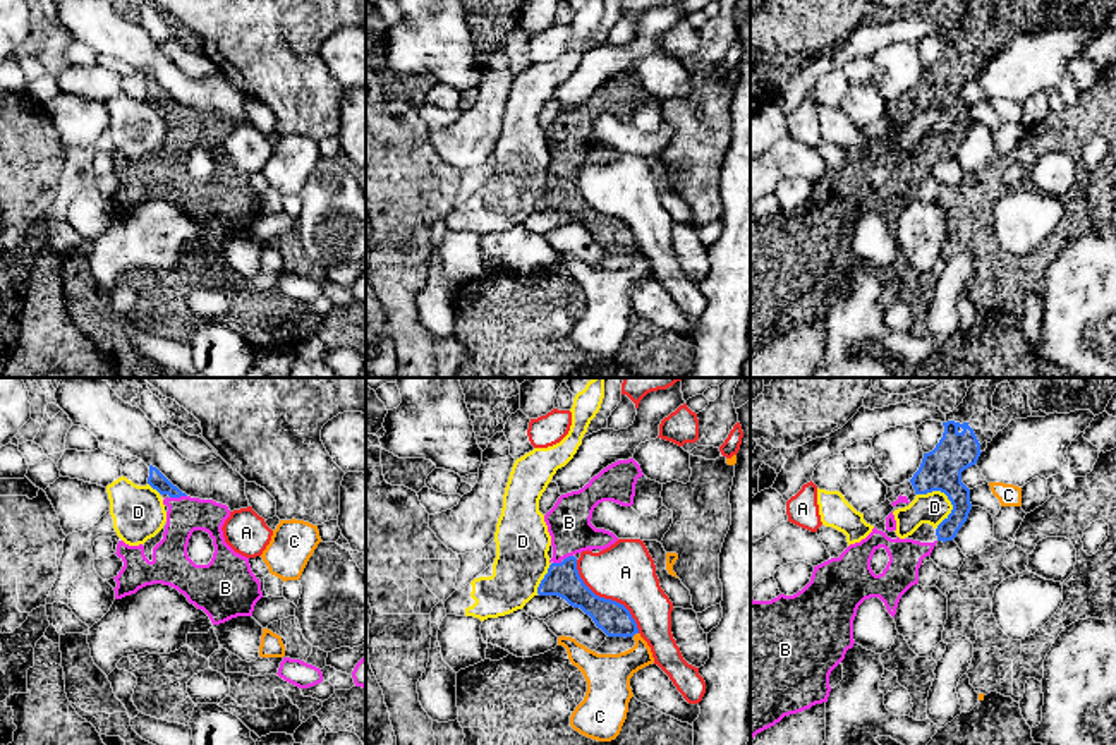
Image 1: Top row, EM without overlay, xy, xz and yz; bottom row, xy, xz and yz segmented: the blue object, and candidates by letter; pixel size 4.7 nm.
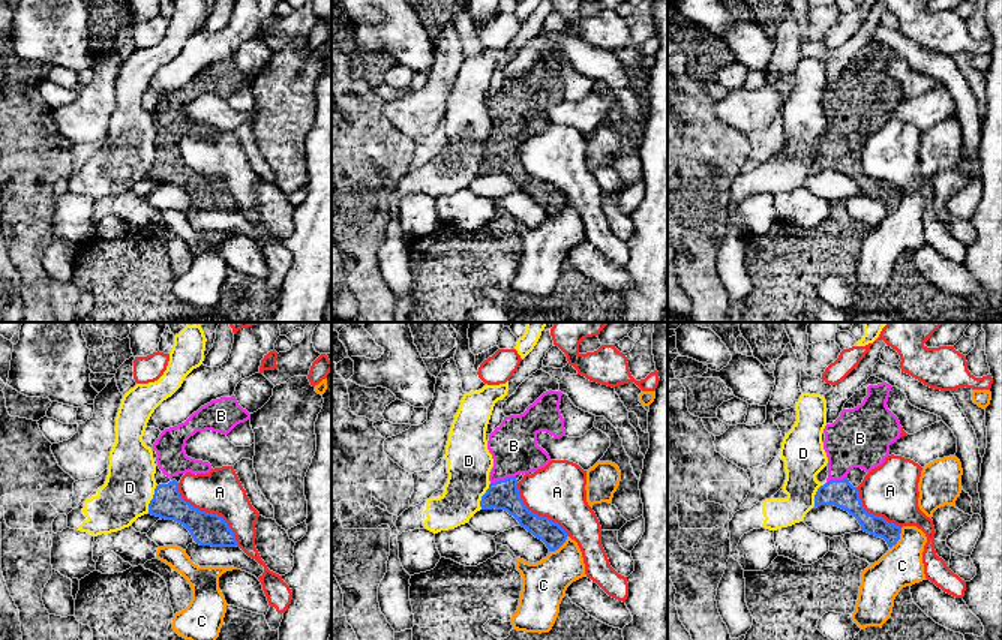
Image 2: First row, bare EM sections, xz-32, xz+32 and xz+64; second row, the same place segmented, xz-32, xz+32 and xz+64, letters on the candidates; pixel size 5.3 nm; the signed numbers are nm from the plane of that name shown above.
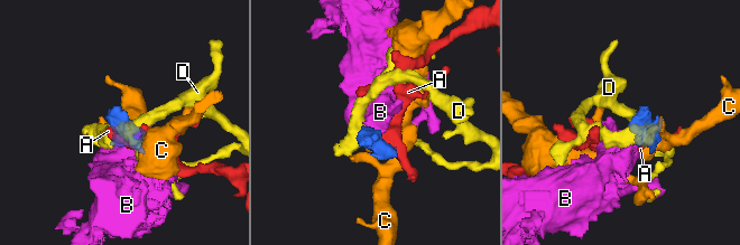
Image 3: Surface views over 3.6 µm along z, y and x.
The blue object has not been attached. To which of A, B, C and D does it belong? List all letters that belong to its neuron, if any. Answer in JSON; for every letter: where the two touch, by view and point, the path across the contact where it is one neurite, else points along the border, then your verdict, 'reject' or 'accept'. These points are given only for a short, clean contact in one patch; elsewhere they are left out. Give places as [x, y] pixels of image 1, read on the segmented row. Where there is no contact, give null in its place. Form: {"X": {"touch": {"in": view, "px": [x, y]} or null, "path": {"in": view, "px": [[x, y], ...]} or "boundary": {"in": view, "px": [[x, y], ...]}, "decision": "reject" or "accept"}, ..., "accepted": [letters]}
{"A": {"touch": {"in": "xz", "px": [606, 599]}, "boundary": {"in": "xz", "px": [[576, 560], [579, 577], [596, 594], [618, 601], [639, 632]]}, "decision": "reject"}, "B": {"touch": {"in": "xz", "px": [562, 562]}, "path": {"in": "xz", "px": [[562, 579], [562, 562], [569, 522]]}, "decision": "accept"}, "C": {"touch": {"in": "xz", "px": [634, 634]}, "boundary": {"in": "xz", "px": [[637, 632], [632, 635]]}, "decision": "reject"}, "D": {"touch": {"in": "yz", "px": [948, 498]}, "boundary": {"in": "yz", "px": [[917, 493], [941, 491], [950, 502], [952, 512], [936, 529]]}, "decision": "reject"}, "accepted": ["B"]}

